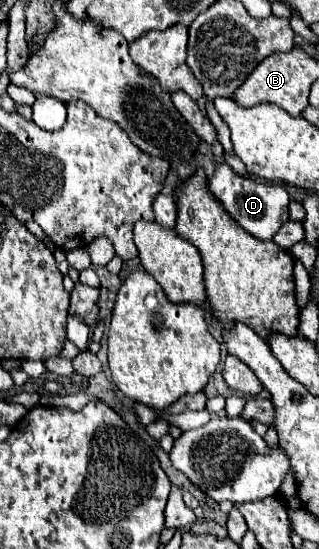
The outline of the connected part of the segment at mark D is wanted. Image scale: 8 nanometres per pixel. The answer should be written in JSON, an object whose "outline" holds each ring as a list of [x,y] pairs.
{"outline":[[[224,161],[216,167],[214,177],[208,181],[208,191],[218,199],[224,211],[242,227],[246,233],[260,241],[270,241],[274,233],[288,221],[288,191],[282,185],[268,185],[234,173]]]}

